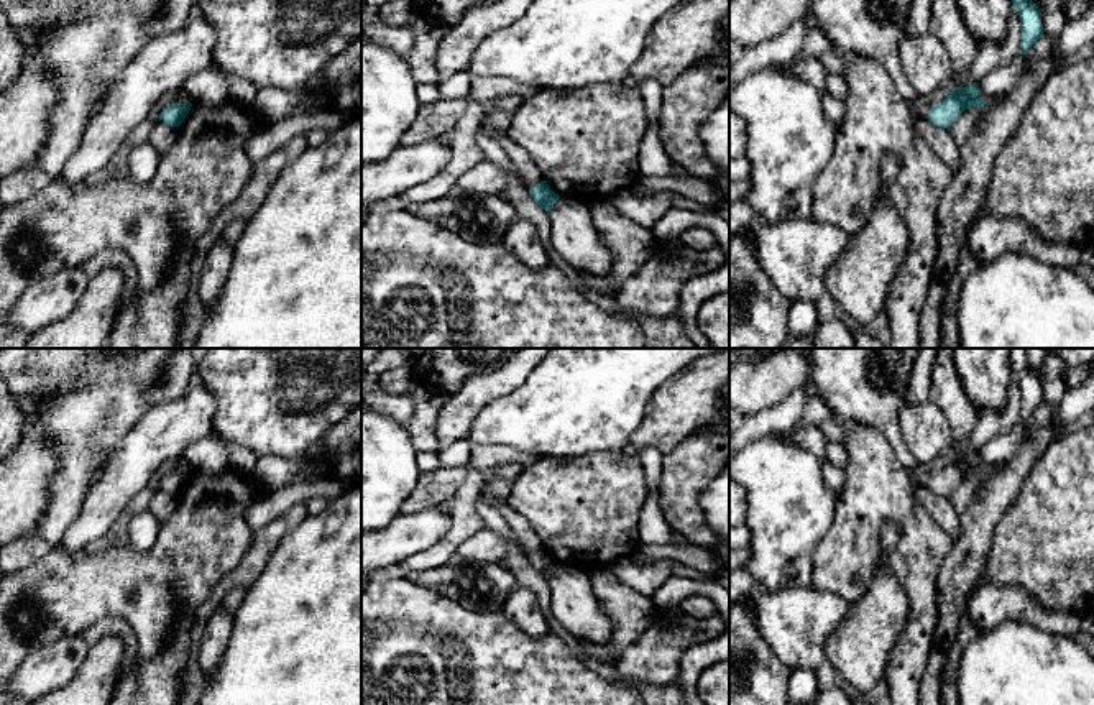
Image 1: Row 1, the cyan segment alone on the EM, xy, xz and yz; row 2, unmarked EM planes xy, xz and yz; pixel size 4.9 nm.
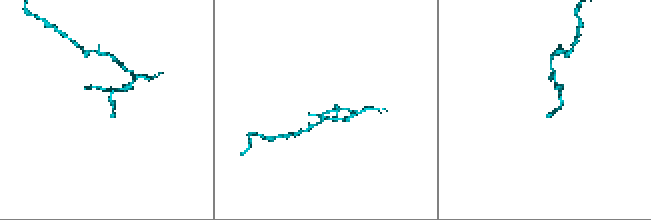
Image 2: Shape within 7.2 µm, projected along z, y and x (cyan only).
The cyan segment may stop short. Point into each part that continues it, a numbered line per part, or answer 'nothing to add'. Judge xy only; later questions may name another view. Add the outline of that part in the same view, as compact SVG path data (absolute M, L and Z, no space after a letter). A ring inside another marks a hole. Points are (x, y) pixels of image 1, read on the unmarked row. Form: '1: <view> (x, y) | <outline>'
nothing to add

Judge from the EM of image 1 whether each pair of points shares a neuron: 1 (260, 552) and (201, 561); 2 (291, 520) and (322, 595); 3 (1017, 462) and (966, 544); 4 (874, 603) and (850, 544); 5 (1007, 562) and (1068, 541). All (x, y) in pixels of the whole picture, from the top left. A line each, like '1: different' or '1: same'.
1: different
2: different
3: same
4: different
5: same

